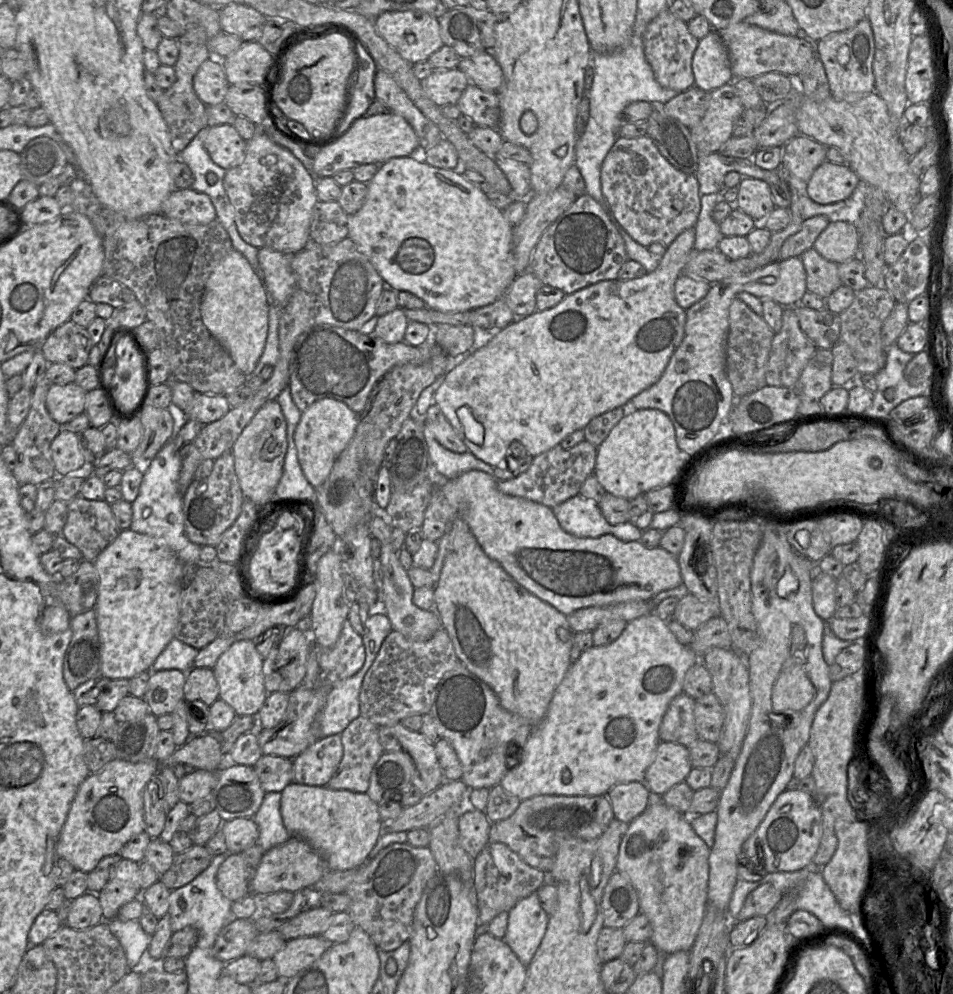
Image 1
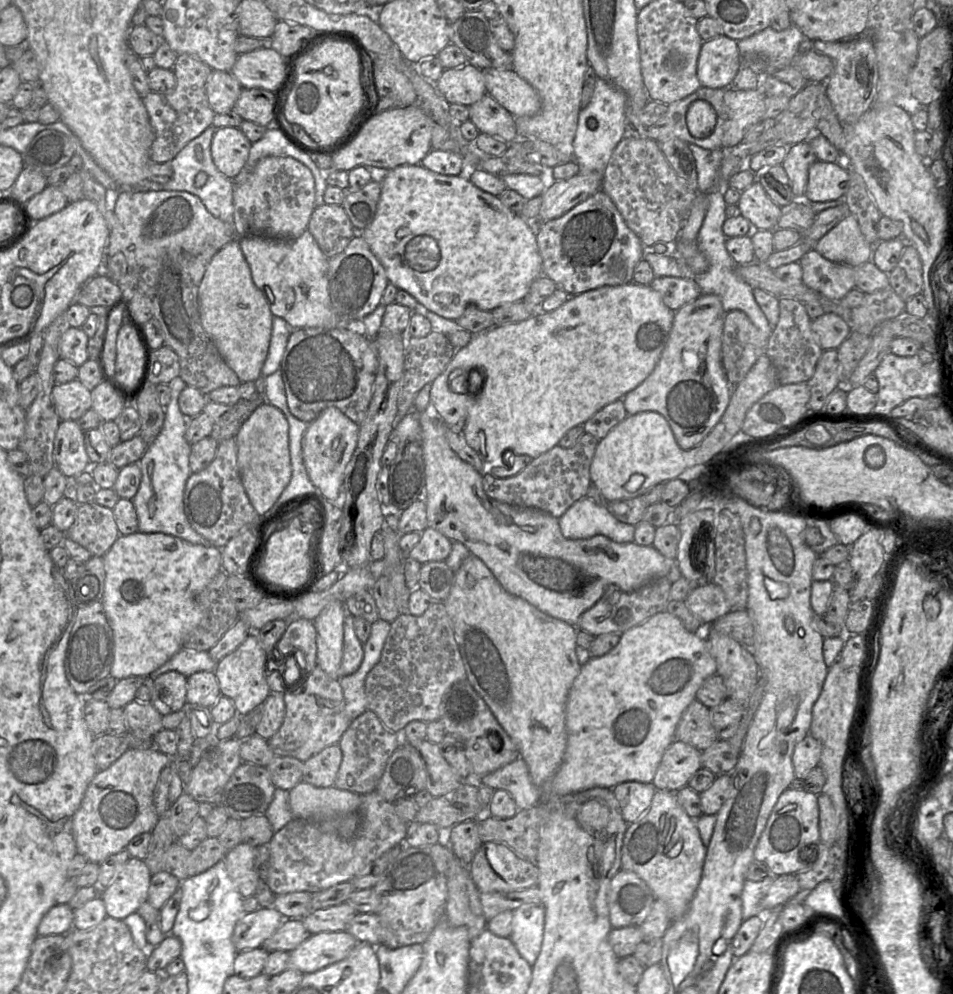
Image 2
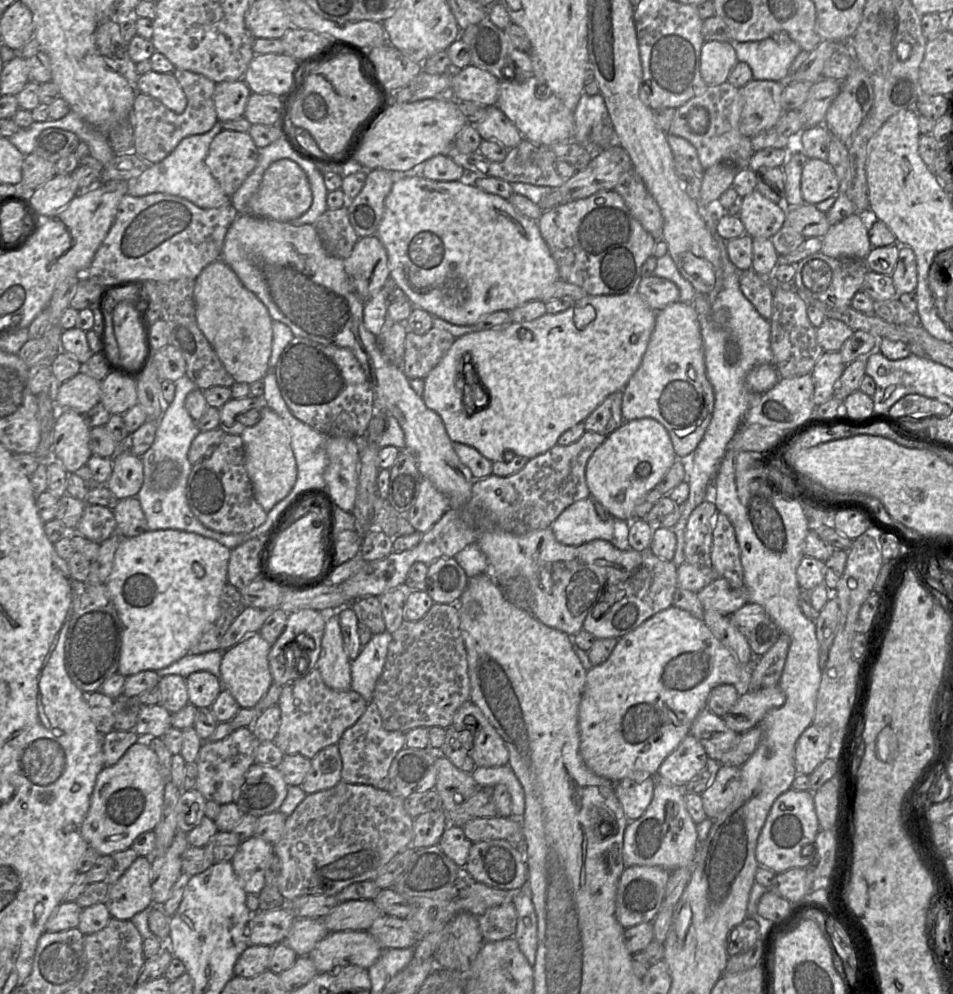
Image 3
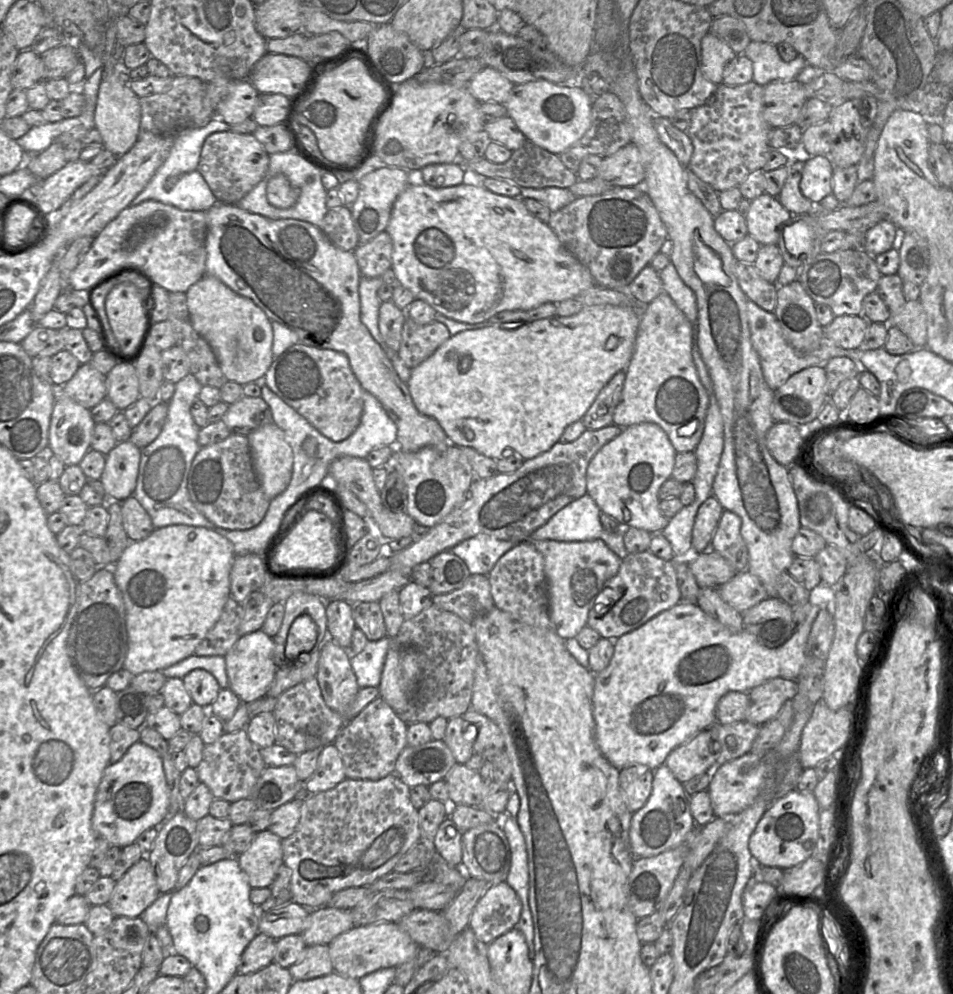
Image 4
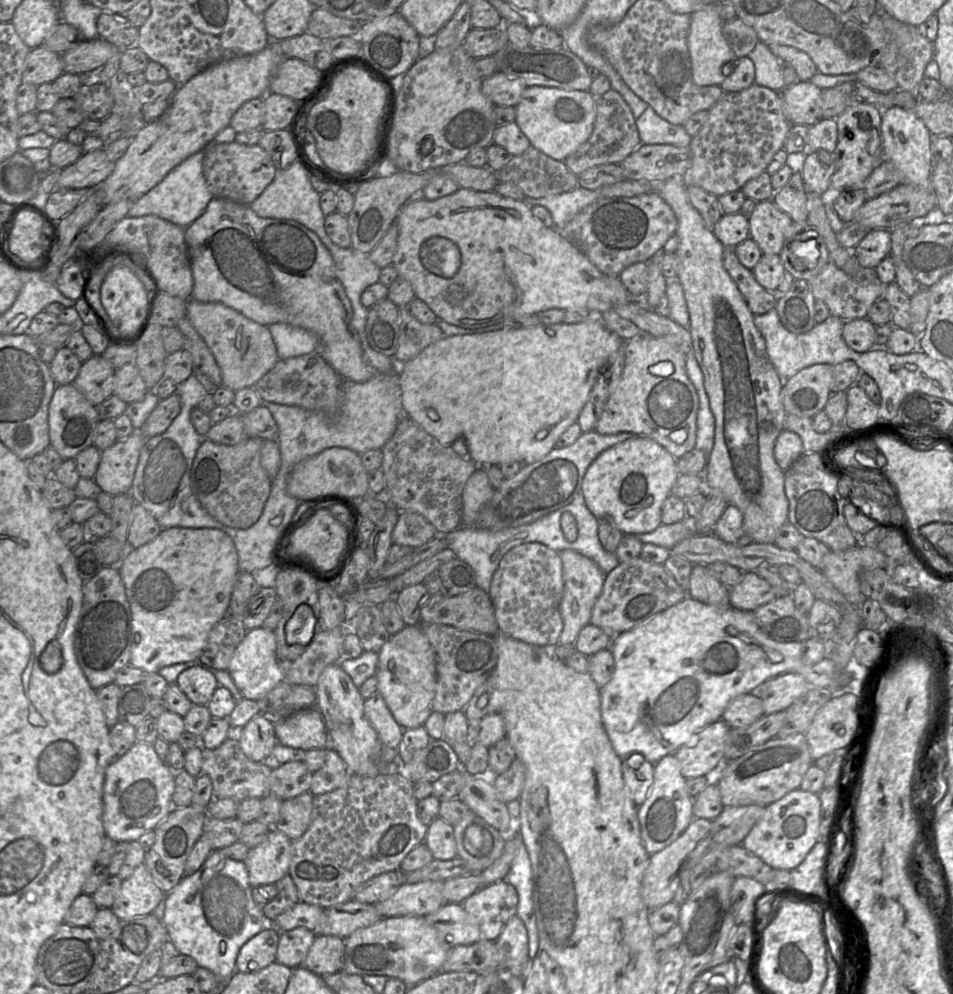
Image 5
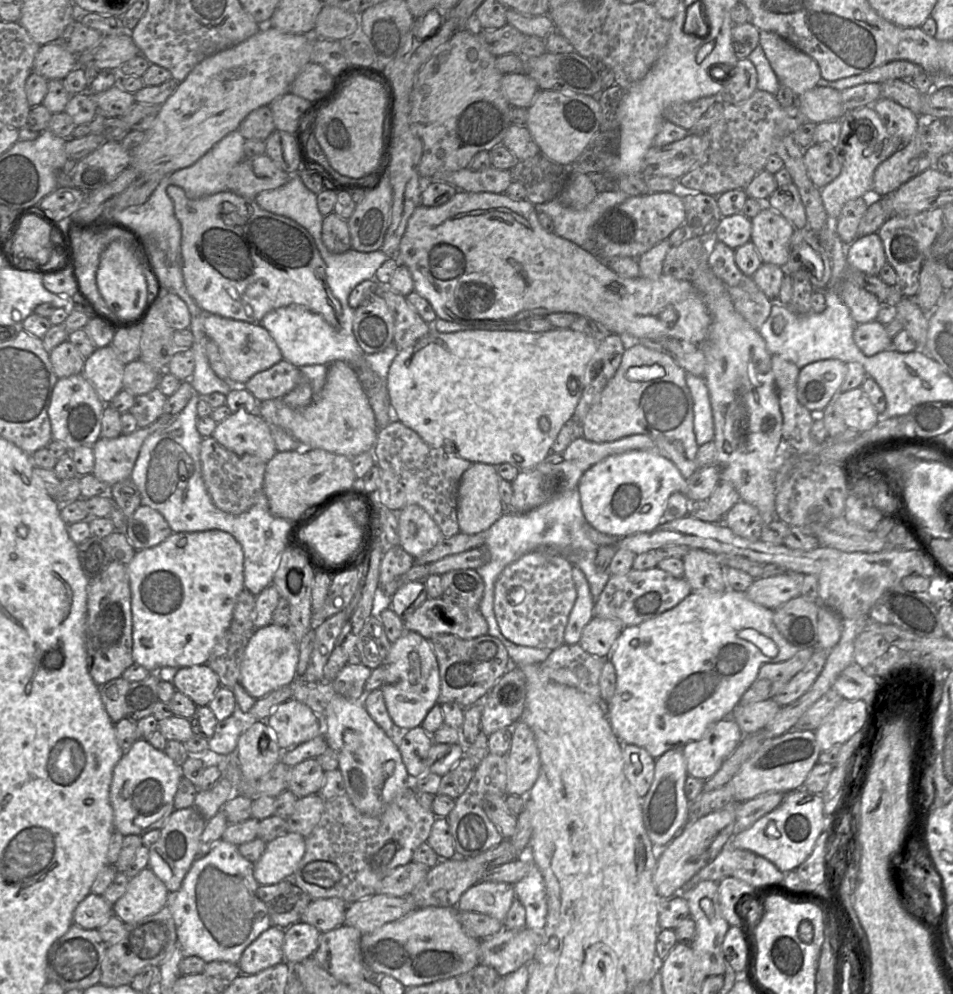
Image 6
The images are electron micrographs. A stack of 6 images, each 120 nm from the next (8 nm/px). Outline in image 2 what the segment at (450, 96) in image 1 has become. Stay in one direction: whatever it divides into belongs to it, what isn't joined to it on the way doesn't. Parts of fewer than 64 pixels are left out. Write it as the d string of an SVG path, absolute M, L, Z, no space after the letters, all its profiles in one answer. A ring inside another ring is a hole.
M467 63L445 69L435 86L450 104L470 106L487 94L482 71Z

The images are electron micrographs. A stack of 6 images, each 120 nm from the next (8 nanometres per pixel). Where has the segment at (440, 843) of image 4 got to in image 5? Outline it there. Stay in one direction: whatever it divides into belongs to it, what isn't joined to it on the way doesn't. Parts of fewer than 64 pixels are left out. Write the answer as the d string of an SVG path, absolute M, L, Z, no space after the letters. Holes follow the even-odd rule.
M436 817L428 825L424 843L434 859L450 860L457 856L453 826L440 817Z

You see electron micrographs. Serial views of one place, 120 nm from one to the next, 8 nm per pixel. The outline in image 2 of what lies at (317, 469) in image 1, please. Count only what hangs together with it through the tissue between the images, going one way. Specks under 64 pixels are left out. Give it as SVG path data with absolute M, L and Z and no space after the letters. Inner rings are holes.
M336 407L324 409L309 424L303 439L303 461L307 474L321 497L338 502L344 481L344 472L357 446L359 425Z

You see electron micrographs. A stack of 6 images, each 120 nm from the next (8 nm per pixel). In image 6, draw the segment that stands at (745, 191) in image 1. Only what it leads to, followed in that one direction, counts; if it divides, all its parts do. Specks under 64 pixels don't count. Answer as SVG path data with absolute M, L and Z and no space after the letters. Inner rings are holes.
M767 205L751 219L751 241L762 263L785 268L789 260L789 247L795 228L780 213Z

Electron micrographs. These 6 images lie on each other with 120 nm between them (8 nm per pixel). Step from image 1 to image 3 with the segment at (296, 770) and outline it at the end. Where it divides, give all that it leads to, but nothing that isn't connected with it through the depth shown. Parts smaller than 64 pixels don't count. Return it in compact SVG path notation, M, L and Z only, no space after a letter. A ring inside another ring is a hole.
M337 744L320 750L312 759L301 785L306 794L334 787L341 781L342 760Z

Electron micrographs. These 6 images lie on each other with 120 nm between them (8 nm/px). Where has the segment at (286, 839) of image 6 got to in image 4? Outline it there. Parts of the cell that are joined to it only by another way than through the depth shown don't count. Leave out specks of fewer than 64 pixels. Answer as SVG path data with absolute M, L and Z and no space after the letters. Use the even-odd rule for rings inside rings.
M271 831L256 833L251 845L237 860L248 877L251 888L270 887L283 864L281 838Z

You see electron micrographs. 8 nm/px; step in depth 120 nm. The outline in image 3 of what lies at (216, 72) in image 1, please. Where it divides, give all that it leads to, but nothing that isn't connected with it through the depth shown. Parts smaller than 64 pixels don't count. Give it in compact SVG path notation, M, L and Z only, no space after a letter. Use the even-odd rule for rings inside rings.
M243 80L223 81L215 85L213 101L219 122L244 116L251 90Z

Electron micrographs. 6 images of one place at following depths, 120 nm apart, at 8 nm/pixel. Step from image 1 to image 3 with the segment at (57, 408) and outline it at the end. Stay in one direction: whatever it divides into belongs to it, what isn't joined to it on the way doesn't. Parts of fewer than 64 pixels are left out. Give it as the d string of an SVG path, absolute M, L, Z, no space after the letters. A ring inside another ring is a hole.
M79 372L73 378L55 384L55 403L59 410L85 414L101 399L101 381Z

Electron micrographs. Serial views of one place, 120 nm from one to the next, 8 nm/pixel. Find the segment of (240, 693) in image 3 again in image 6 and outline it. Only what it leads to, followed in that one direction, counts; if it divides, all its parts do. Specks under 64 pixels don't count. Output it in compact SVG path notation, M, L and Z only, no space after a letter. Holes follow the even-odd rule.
M269 624L250 635L241 663L240 683L255 699L260 699L284 686L297 676L299 641L287 626Z

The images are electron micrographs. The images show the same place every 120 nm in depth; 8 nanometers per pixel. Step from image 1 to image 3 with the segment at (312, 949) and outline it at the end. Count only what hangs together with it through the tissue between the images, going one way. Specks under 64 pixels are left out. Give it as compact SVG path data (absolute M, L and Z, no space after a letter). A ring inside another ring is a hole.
M338 931L319 941L308 956L319 973L327 973L349 965L369 969L382 952L368 931Z

